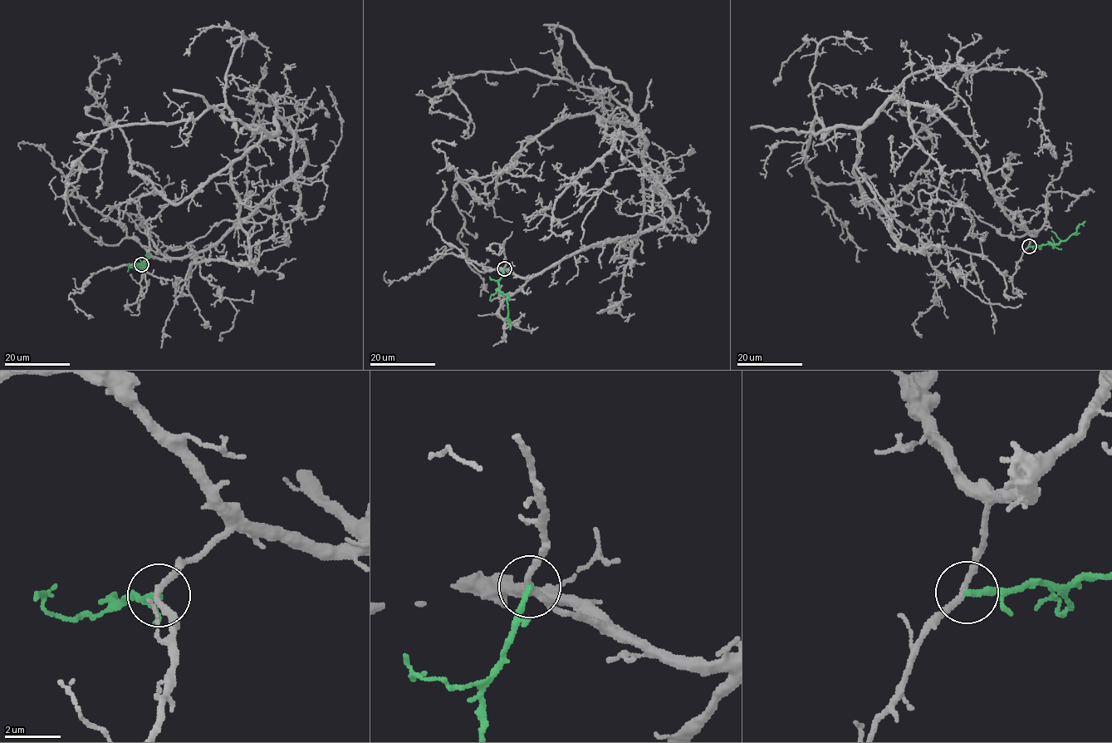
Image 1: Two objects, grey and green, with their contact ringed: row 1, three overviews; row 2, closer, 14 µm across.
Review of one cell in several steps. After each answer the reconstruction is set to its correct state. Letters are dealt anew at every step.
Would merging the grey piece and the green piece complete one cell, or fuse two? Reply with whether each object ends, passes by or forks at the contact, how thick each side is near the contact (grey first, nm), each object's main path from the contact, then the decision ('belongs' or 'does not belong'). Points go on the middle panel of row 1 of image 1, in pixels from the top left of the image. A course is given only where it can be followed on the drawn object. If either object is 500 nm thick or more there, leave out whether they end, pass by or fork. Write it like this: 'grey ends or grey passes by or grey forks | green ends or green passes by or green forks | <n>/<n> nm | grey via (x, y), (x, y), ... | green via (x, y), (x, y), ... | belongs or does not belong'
grey passes by | green ends | 220/200 nm | grey via (504, 268), (532, 278), (672, 215), (633, 126), (568, 115), (526, 139), (492, 203), (459, 181), (480, 297) | green via (504, 268), (498, 290), (507, 295), (509, 329) | does not belong

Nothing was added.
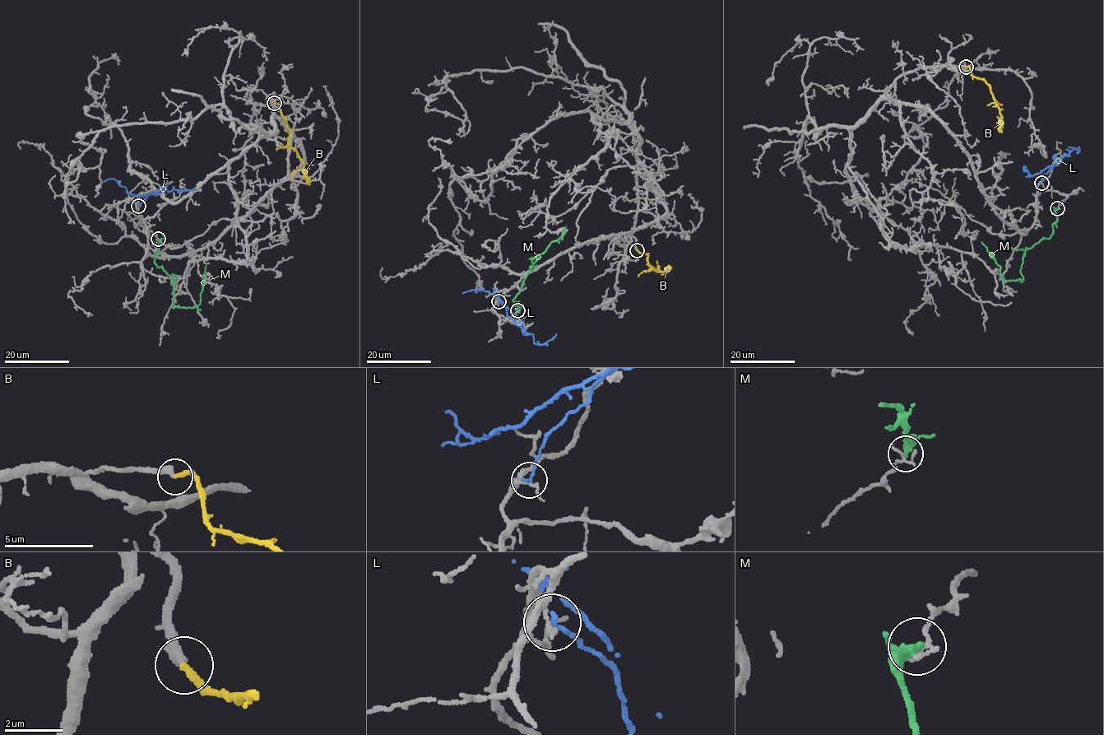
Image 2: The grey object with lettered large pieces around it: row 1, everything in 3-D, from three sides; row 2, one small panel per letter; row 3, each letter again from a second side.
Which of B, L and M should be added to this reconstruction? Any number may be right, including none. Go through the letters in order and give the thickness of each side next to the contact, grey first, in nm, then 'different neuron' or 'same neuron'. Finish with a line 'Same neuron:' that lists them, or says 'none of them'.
B: 400 nm thick on the grey side, 280 nm on the other; same neuron
L: 140 nm thick on the grey side, 170 nm on the other; different neuron
M: 140 nm thick on the grey side, 320 nm on the other; different neuron
Same neuron: B

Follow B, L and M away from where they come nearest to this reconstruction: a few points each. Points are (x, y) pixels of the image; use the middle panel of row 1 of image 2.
B: (637, 250), (647, 255), (651, 268), (663, 272), (670, 268)
L: (498, 302), (505, 307), (507, 315), (514, 318), (514, 314), (494, 295), (480, 288), (462, 293)
M: (517, 310), (513, 299), (533, 265), (531, 258), (543, 253), (550, 244), (559, 239), (565, 226)

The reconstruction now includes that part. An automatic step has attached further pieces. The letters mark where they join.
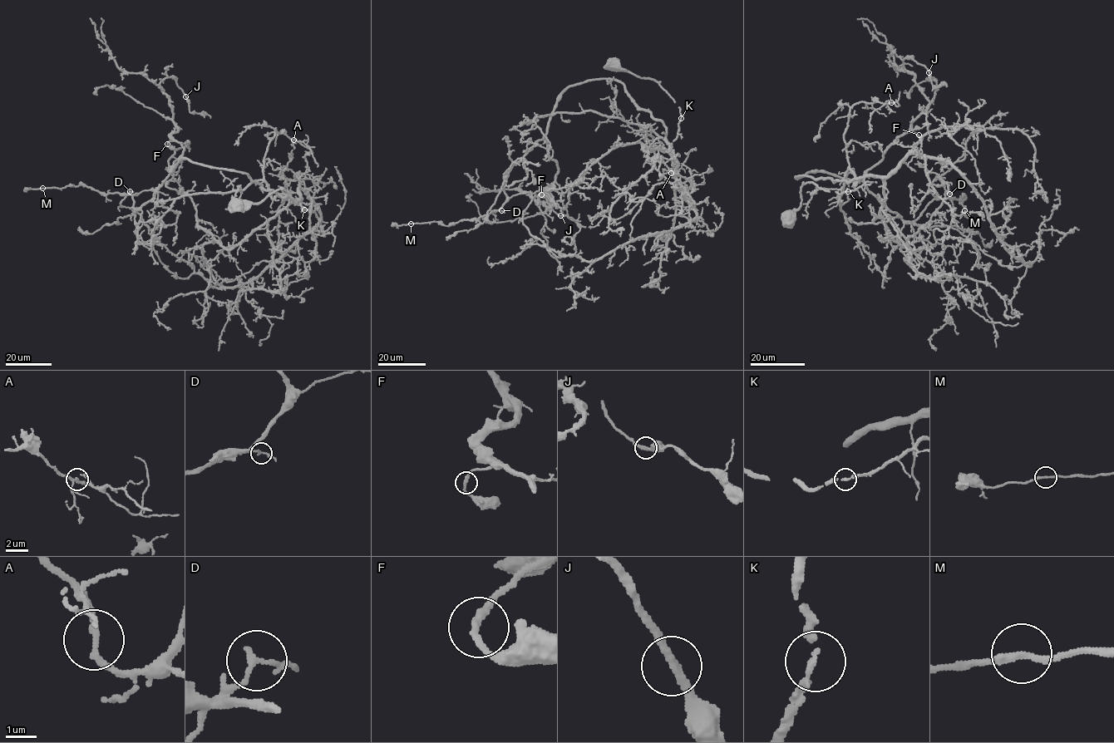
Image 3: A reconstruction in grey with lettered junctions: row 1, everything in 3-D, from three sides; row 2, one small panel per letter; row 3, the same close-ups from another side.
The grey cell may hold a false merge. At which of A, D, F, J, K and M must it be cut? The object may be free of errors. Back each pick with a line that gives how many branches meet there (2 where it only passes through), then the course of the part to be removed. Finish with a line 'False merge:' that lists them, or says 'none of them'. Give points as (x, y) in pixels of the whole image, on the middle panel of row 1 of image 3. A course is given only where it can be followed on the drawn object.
False merge: none of them

